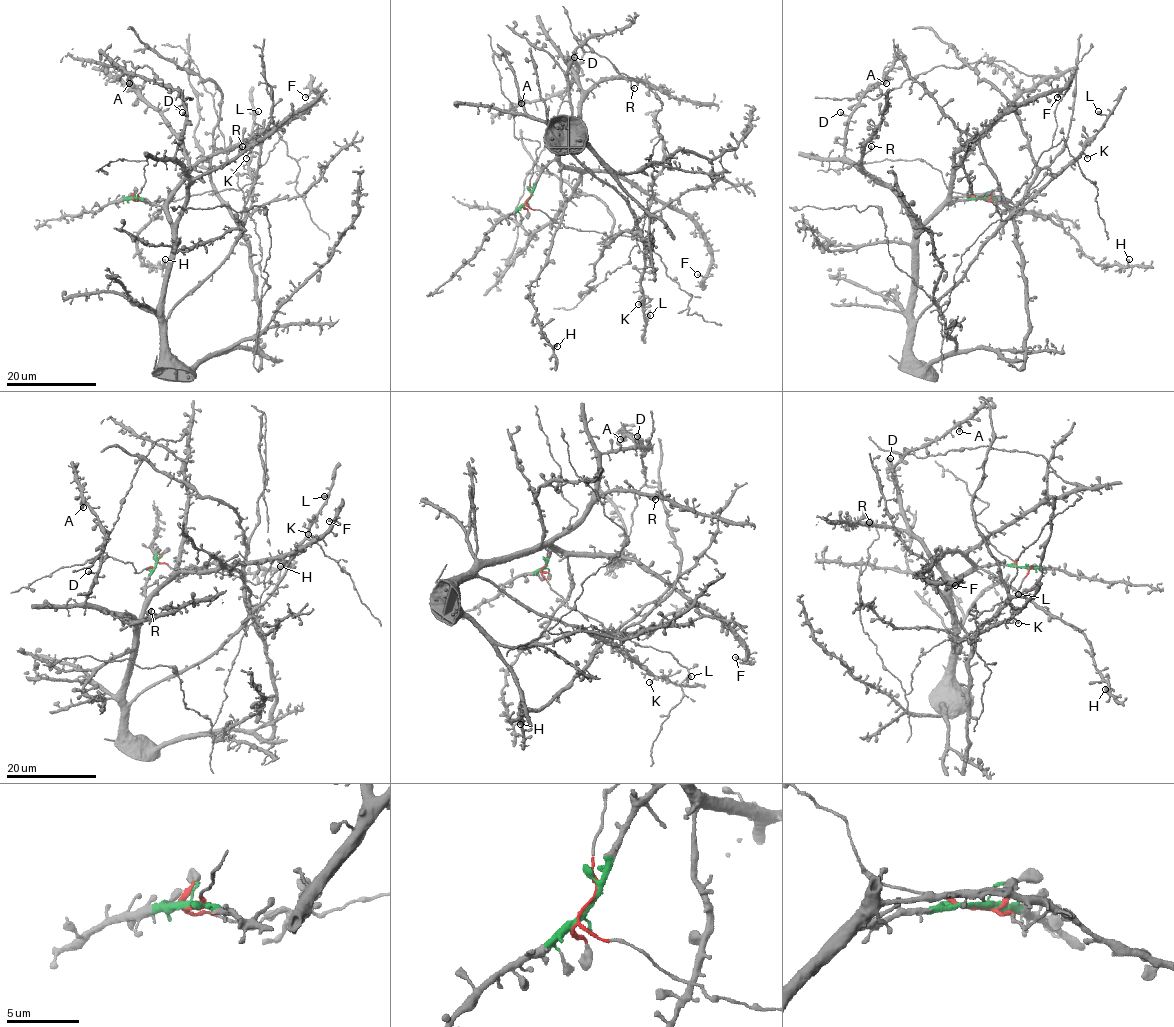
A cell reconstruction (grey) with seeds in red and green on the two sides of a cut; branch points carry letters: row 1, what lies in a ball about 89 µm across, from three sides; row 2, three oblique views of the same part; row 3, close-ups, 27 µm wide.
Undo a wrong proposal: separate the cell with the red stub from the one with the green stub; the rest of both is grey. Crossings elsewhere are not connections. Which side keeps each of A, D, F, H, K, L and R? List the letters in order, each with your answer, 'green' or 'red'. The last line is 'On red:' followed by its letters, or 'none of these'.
A: green
D: green
F: green
H: green
K: green
L: green
R: green
On red: none of these

